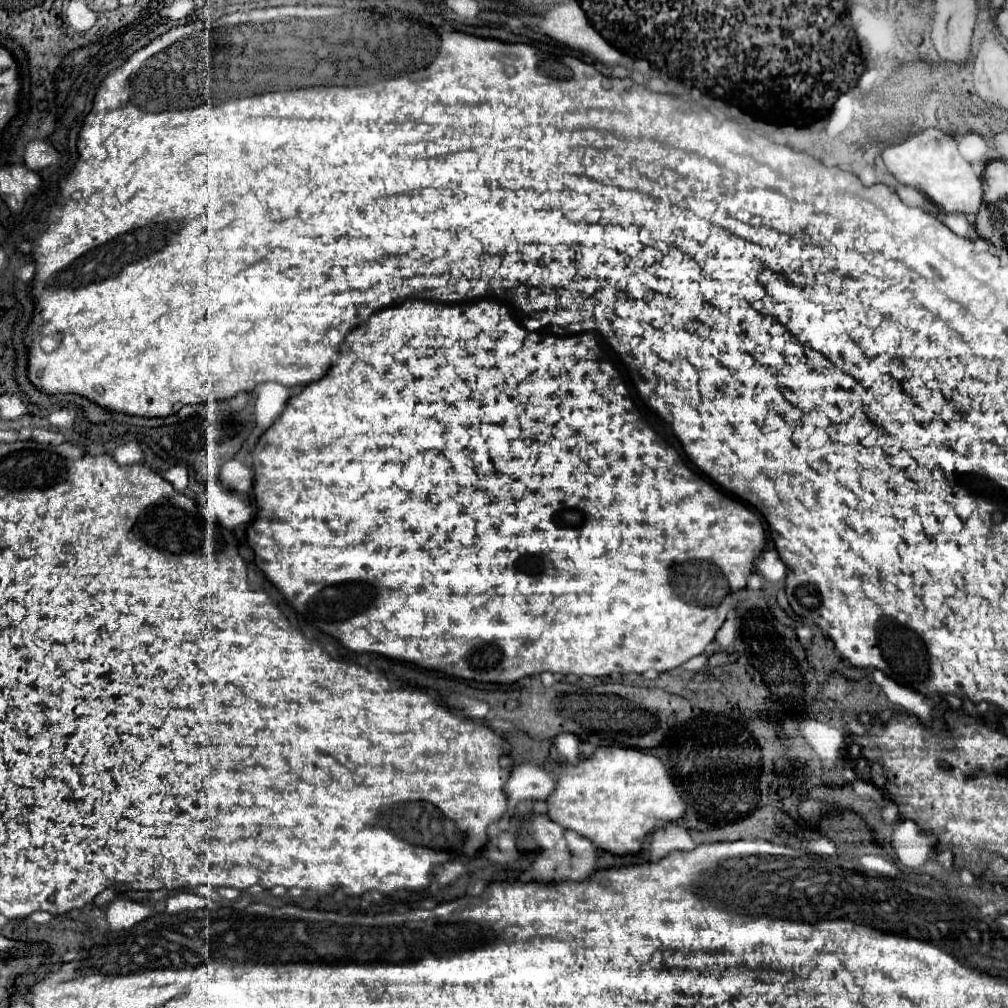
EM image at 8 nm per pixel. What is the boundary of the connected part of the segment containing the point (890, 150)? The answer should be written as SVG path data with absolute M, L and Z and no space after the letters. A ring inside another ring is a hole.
M926 128L908 140L888 146L882 152L882 160L888 172L906 186L912 186L924 192L934 204L938 204L946 214L948 212L962 212L962 214L976 214L982 204L982 180L972 170L970 162L966 162L960 152L954 136L938 130Z

